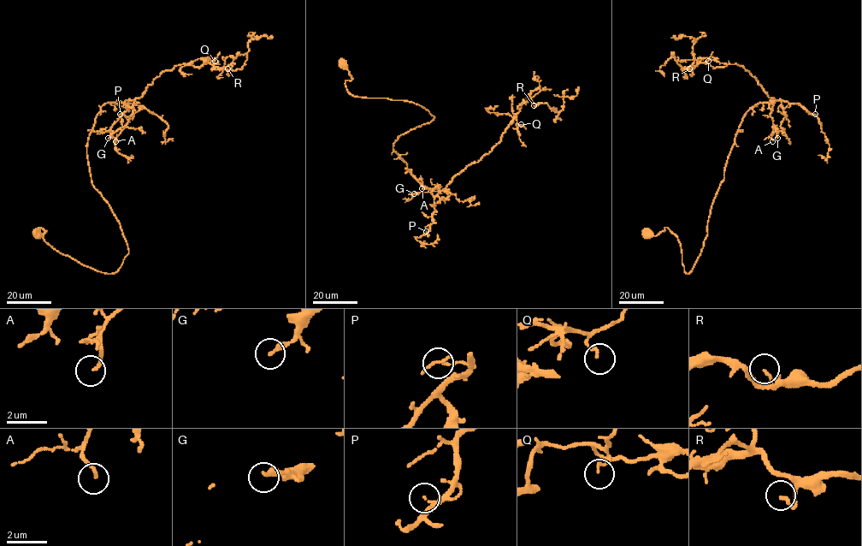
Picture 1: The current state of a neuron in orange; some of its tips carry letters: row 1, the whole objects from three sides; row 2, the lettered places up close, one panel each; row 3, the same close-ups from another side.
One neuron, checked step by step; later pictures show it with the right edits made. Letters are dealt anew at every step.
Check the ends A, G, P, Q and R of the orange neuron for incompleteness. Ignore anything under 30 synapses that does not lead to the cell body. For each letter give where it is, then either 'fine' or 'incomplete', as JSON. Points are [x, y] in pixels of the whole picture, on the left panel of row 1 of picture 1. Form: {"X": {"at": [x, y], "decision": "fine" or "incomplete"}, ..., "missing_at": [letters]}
{"A": {"at": [115, 141], "decision": "fine"}, "G": {"at": [108, 138], "decision": "fine"}, "P": {"at": [120, 114], "decision": "fine"}, "Q": {"at": [215, 61], "decision": "fine"}, "R": {"at": [227, 68], "decision": "fine"}, "missing_at": []}

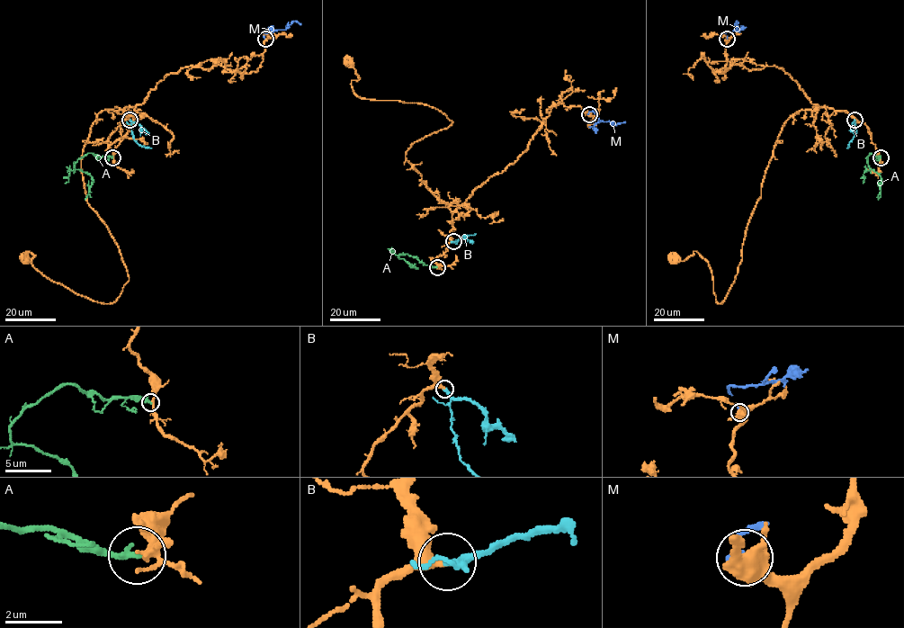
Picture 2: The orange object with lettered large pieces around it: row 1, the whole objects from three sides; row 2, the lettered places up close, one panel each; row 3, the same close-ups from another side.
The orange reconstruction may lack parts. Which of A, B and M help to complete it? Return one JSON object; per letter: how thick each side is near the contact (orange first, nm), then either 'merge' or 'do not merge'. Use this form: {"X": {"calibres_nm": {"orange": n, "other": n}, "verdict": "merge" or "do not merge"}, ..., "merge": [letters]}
{"A": {"calibres_nm": {"orange": 180, "other": 240}, "verdict": "do not merge"}, "B": {"calibres_nm": {"orange": 320, "other": 260}, "verdict": "do not merge"}, "M": {"calibres_nm": {"orange": 460, "other": 200}, "verdict": "do not merge"}, "merge": []}

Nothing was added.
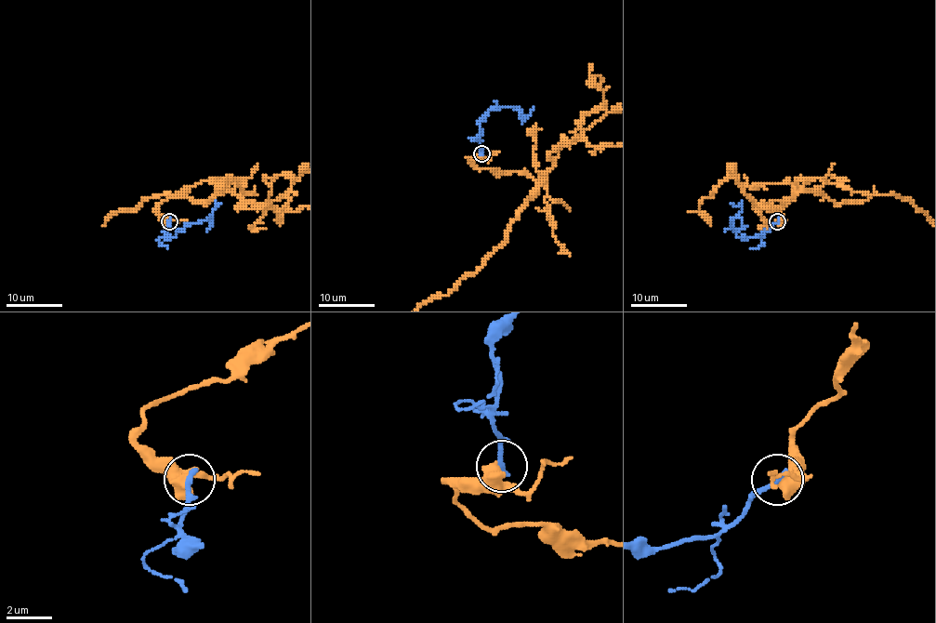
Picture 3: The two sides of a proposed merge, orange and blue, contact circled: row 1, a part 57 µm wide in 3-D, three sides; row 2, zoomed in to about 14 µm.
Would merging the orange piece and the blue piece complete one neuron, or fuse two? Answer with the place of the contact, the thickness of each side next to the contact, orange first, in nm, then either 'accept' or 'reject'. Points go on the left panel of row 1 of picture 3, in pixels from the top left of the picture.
place (169, 221); calibres 480 and 260 nm; reject

